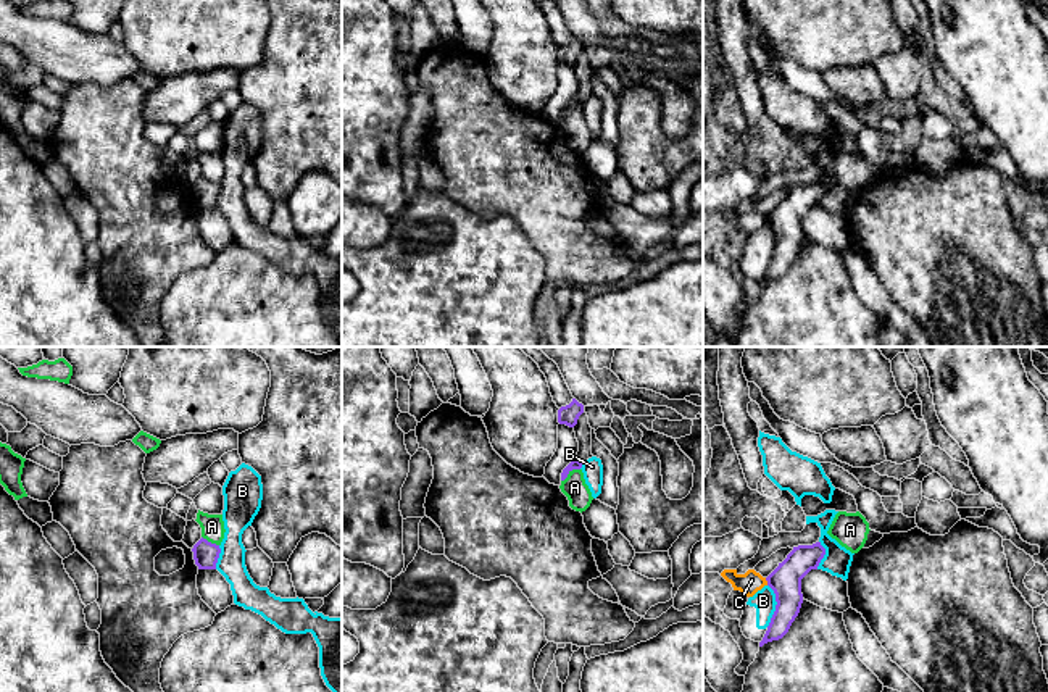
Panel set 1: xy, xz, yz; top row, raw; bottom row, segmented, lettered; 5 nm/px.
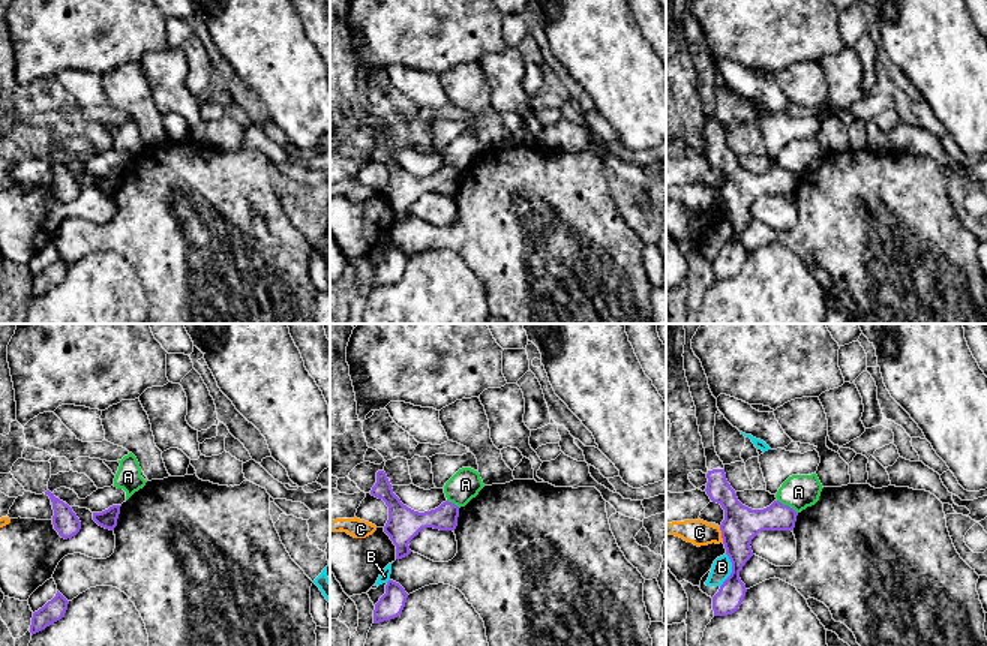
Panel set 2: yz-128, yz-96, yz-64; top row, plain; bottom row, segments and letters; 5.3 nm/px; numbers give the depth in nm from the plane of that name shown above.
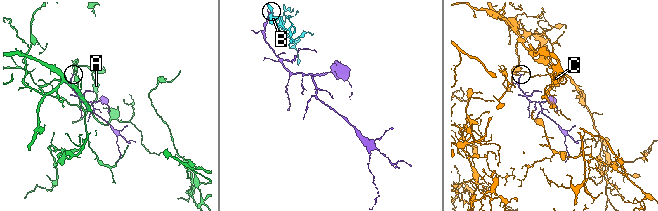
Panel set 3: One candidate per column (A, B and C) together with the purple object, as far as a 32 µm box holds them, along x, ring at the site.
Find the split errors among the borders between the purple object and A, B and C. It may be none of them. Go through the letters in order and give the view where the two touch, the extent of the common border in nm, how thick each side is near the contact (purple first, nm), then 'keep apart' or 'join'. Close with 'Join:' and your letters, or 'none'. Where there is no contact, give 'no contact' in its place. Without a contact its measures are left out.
A: xz | 120 nm | 50/120 nm | keep apart
B: yz | 220 nm | 160/110 nm | keep apart
C: yz | 40 nm | 160/110 nm | keep apart
Join: none

